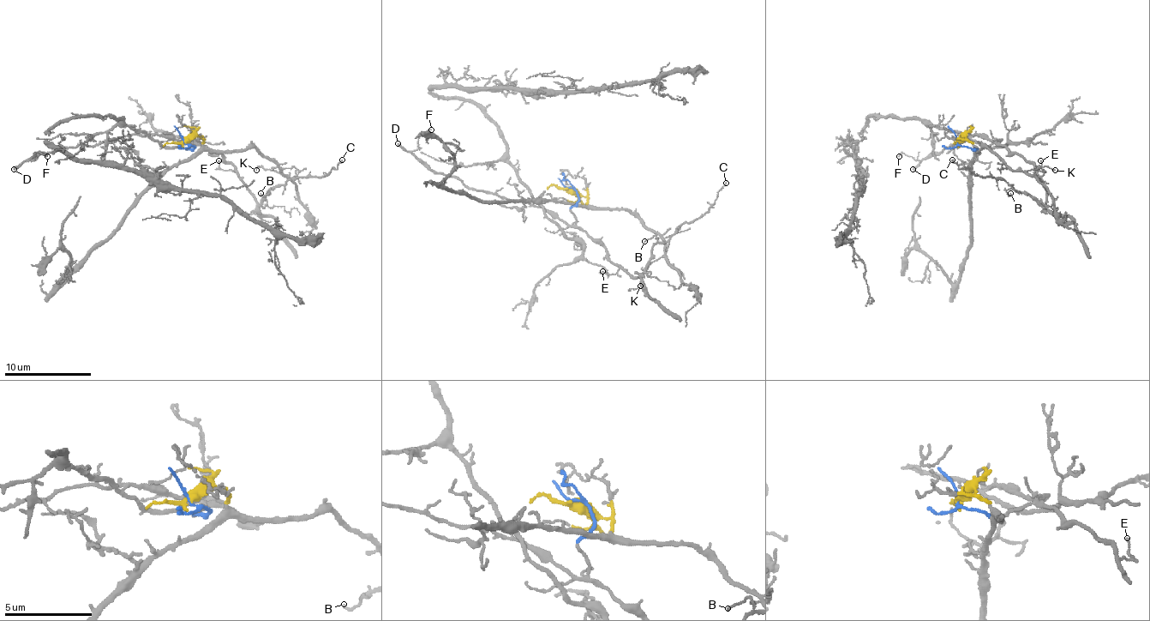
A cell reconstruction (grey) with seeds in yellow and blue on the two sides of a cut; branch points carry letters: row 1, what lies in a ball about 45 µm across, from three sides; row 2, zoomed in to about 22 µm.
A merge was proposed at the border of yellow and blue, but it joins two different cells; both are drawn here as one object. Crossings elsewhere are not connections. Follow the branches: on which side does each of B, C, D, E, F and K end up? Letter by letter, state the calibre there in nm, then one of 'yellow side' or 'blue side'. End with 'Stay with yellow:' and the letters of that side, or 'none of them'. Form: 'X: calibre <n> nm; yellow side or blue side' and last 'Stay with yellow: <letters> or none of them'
B: calibre 110 nm; blue side
C: calibre 120 nm; blue side
D: calibre 190 nm; blue side
E: calibre 120 nm; blue side
F: calibre 90 nm; blue side
K: calibre 110 nm; yellow side
Stay with yellow: K

